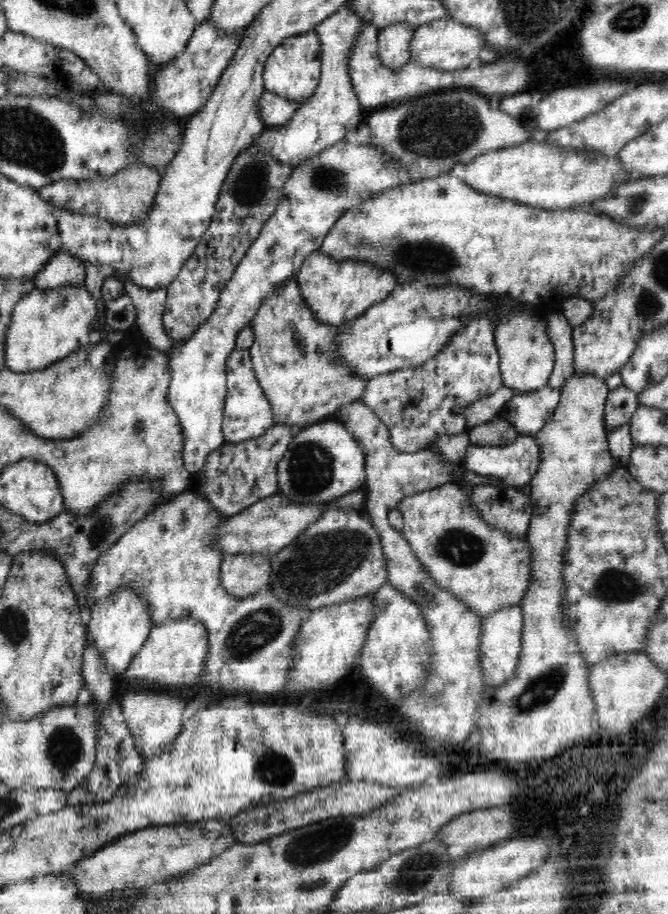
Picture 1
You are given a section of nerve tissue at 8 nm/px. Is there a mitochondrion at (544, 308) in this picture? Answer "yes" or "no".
no

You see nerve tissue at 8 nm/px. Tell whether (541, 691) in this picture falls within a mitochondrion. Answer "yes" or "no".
yes

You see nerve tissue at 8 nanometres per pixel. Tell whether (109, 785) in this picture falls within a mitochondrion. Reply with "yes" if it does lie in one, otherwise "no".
no

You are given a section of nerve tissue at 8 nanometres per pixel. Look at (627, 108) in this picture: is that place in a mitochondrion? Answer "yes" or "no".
no

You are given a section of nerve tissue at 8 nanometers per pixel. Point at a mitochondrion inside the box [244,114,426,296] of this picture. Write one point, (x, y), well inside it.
(323, 178)

